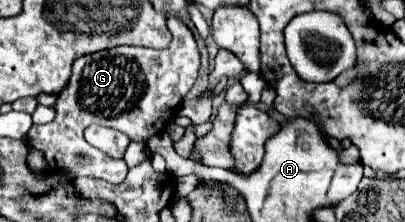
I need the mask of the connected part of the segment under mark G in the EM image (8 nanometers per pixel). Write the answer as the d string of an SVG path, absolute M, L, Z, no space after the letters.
M169 16L167 26L173 40L165 50L117 46L75 60L73 76L55 104L55 120L43 126L33 124L25 138L29 146L45 154L51 170L67 170L73 178L91 176L111 184L121 184L125 180L127 164L89 146L83 138L83 130L91 124L113 126L129 134L131 140L145 144L165 128L165 120L175 114L175 108L195 84L201 58L191 30L177 16Z

